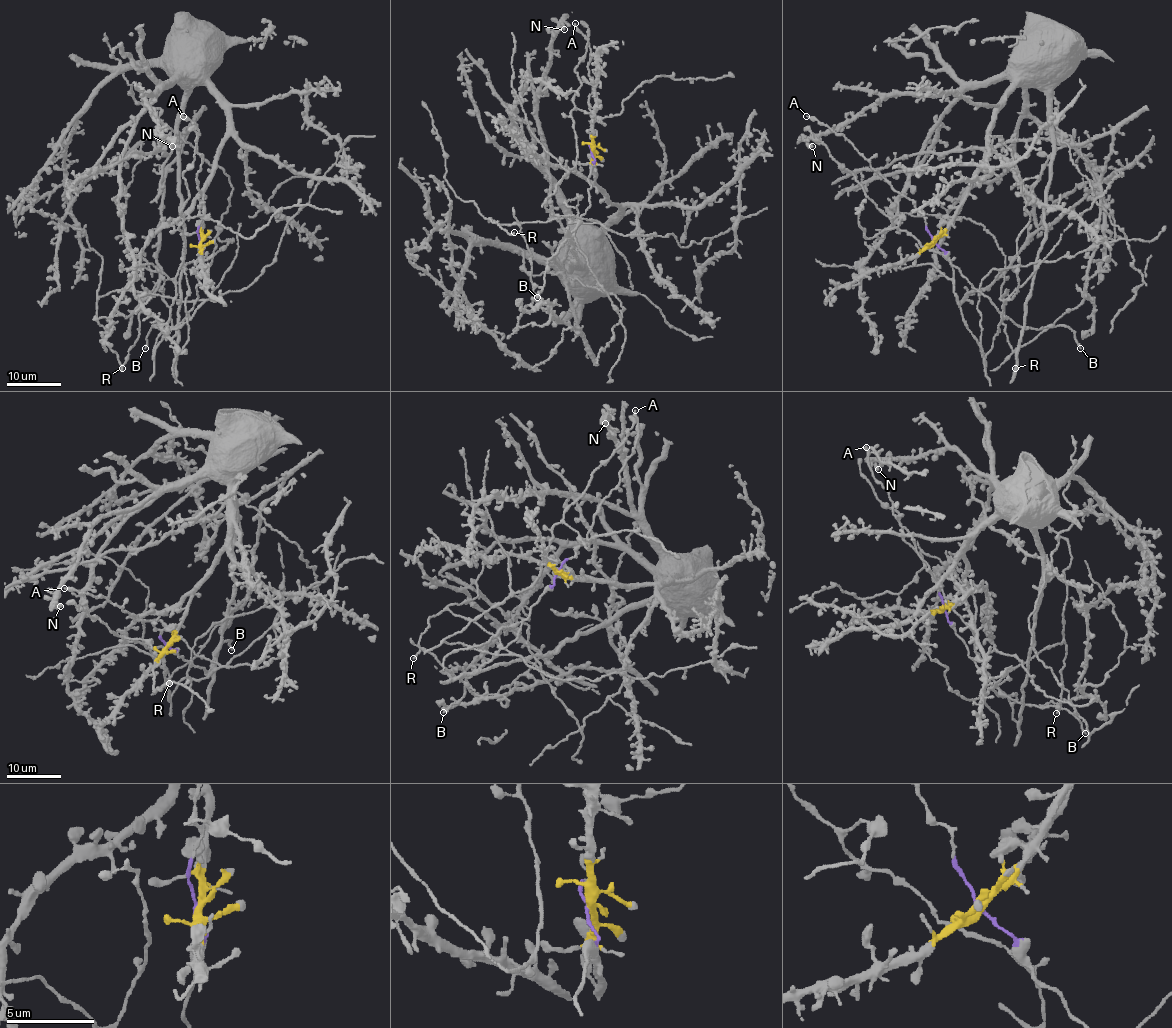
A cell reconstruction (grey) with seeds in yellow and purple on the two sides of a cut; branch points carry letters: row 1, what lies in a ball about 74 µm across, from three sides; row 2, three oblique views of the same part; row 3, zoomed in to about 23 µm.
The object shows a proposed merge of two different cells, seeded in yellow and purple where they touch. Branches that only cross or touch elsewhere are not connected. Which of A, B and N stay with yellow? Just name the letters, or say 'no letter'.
N

